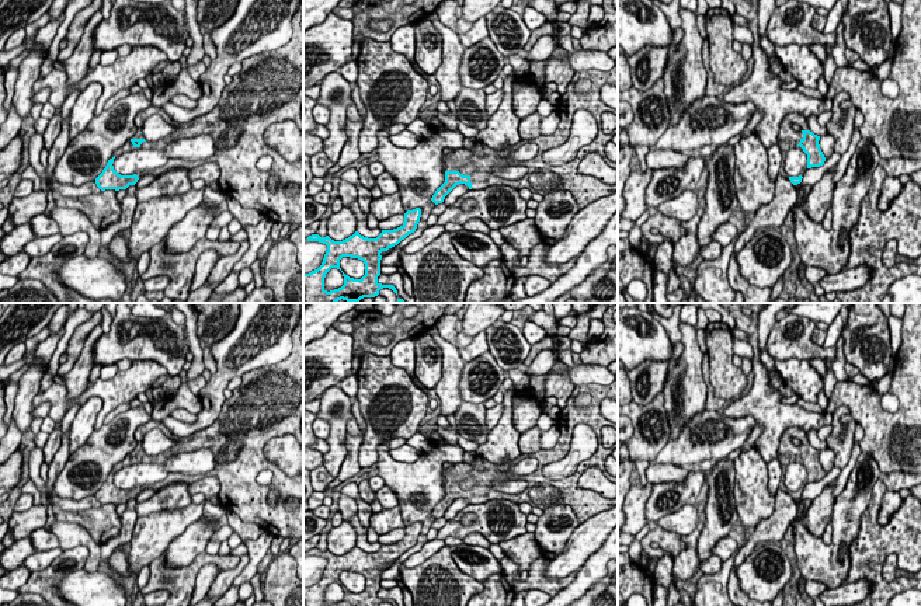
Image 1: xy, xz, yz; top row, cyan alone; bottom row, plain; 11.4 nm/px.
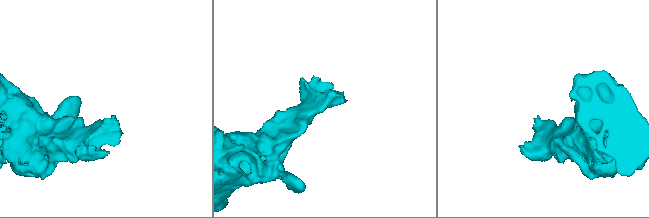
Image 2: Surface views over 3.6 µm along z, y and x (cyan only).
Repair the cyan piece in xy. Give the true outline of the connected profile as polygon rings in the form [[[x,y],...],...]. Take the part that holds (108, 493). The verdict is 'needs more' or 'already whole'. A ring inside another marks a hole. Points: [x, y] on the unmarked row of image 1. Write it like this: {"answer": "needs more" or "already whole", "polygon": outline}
{"answer": "already whole", "polygon": [[[110,473],[102,487],[95,492],[95,498],[101,505],[105,504],[126,504],[129,499],[135,499],[138,497],[138,490],[121,490],[114,484],[114,473]]]}

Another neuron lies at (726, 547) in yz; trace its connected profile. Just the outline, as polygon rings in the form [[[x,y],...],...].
[[[727,536],[717,541],[712,553],[713,556],[717,556],[720,560],[724,561],[729,560],[737,551],[737,548],[738,548],[737,541]]]

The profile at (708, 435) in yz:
[[[705,408],[694,415],[680,436],[668,442],[649,464],[681,466],[724,459],[744,445],[754,426],[751,415],[733,419]]]

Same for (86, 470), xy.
[[[143,407],[129,408],[100,429],[65,463],[53,484],[53,494],[60,498],[83,499],[102,487],[112,467],[133,452],[138,442],[135,432],[152,419]]]

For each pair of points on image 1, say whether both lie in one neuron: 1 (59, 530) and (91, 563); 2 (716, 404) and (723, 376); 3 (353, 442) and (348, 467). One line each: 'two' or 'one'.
1: one
2: two
3: one

